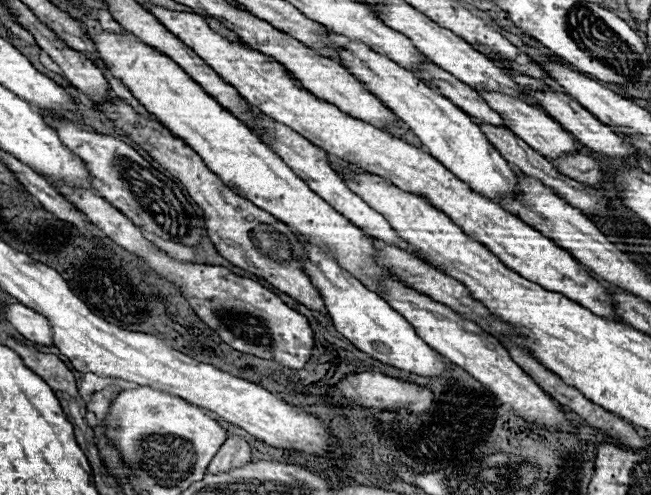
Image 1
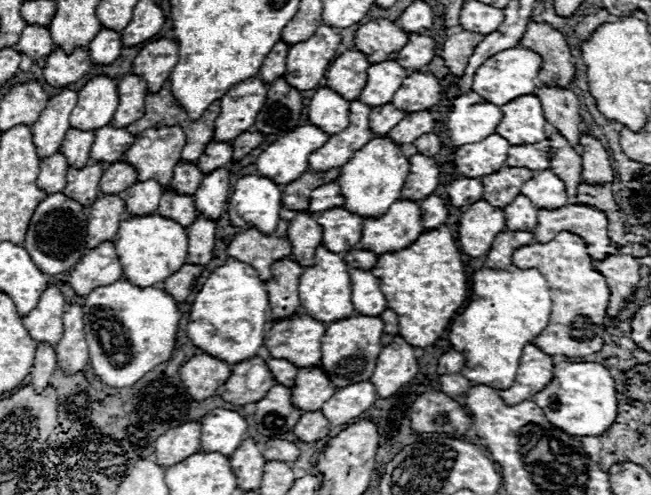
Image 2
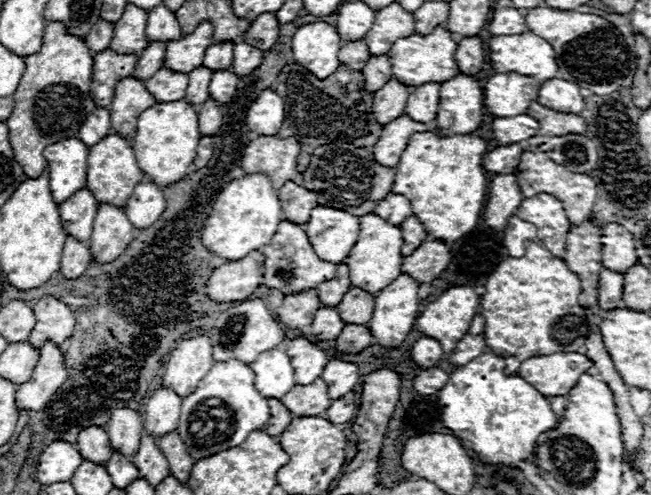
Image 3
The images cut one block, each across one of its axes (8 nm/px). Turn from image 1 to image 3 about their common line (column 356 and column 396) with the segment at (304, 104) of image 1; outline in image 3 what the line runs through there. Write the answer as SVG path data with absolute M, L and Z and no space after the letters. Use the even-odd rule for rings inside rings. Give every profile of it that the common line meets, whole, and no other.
M406 114L396 118L394 122L390 122L382 128L380 140L374 144L376 160L380 160L380 164L388 164L388 168L396 166L400 162L402 152L406 150L410 136L414 132L424 132L424 130L430 130L430 128L432 128L432 124L414 122Z

